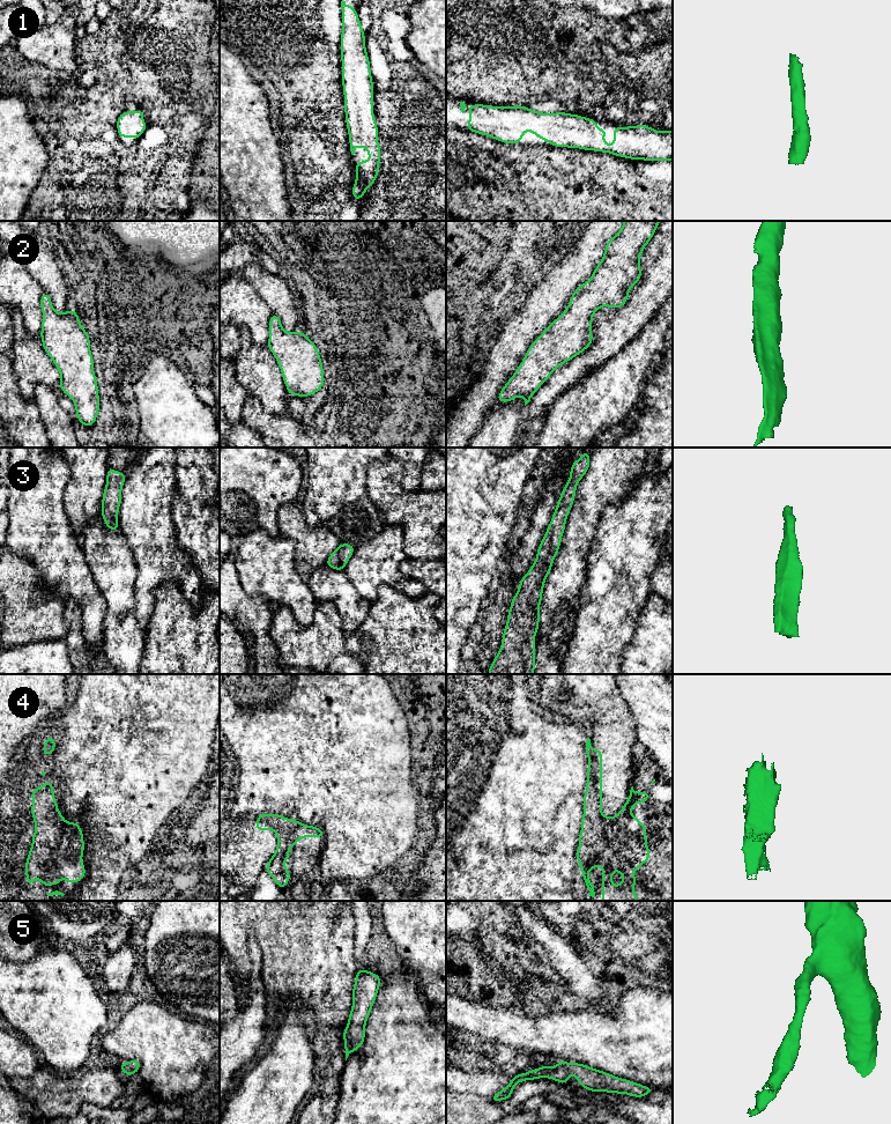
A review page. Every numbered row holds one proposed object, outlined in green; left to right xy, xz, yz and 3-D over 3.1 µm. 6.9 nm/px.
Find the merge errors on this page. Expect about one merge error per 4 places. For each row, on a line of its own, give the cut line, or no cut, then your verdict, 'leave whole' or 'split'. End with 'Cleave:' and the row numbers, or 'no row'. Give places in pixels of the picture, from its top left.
1: no cut; leave whole
2: no cut; leave whole
3: no cut; leave whole
4: no cut; leave whole
5: no cut; leave whole
Cleave: no row

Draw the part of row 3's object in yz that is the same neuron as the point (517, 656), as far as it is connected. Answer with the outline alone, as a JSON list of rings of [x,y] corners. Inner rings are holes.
[[[586,451],[572,463],[570,479],[563,488],[551,523],[537,548],[536,559],[520,579],[518,591],[512,598],[502,646],[492,659],[488,674],[534,674],[535,636],[539,630],[544,582],[558,554],[578,482],[587,473],[589,463],[591,454]]]

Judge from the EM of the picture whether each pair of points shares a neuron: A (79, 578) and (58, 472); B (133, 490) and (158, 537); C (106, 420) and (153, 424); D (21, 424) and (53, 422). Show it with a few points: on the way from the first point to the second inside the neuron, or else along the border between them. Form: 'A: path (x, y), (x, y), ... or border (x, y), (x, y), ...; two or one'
A: path (60, 552), (58, 533), (53, 529), (53, 498); one
B: path (145, 502), (147, 525); one
C: border (134, 397), (138, 404), (139, 427), (146, 435); two
D: border (32, 401), (38, 409), (46, 435); two

